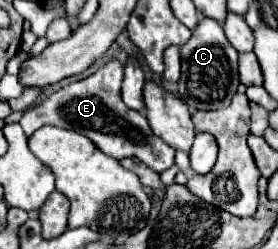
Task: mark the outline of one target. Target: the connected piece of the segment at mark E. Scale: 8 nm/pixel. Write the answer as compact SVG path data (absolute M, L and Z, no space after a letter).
M114 58L100 66L92 76L72 82L58 92L44 98L38 106L32 106L24 112L20 126L26 136L32 136L38 128L50 124L66 130L74 130L86 138L90 138L102 152L112 158L126 158L136 156L154 172L164 172L174 166L174 148L166 146L150 128L146 116L122 104L120 98L120 84L124 78L122 64Z

